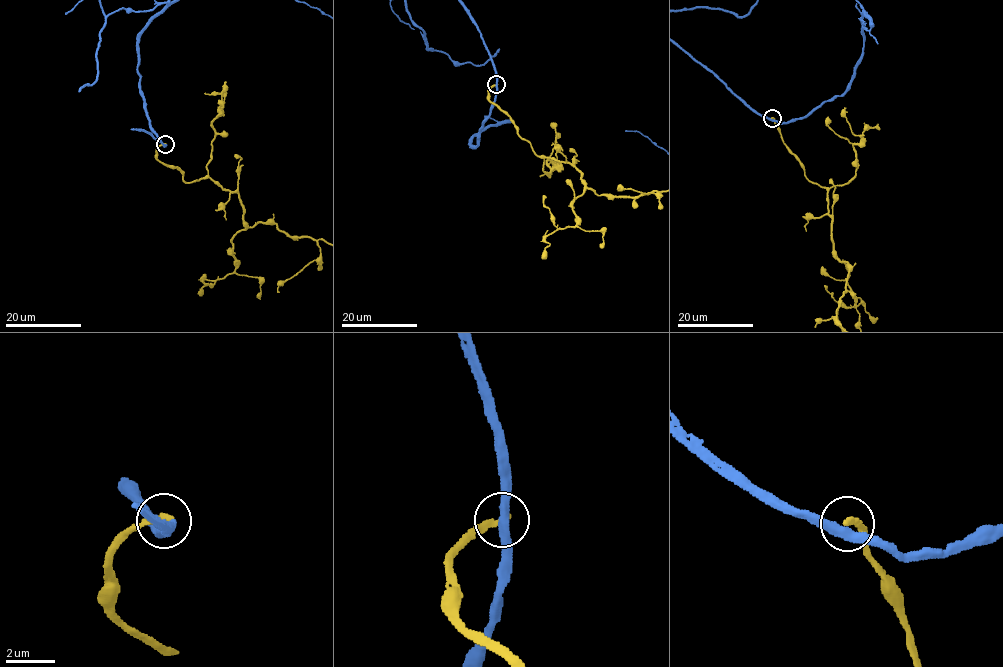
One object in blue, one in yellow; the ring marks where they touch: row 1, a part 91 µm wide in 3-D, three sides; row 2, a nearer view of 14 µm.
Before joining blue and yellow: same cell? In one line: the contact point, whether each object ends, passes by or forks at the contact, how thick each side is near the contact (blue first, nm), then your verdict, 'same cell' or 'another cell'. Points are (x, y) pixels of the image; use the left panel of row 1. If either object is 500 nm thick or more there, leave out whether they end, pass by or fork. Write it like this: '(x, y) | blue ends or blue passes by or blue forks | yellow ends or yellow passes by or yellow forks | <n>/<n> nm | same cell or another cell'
(165, 144) | blue passes by | yellow ends | 380/240 nm | another cell

